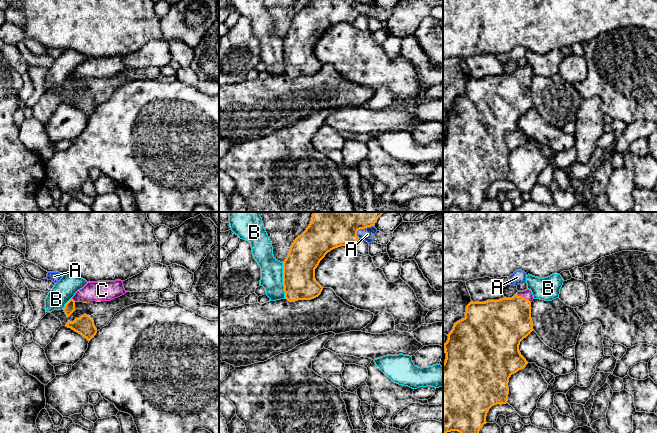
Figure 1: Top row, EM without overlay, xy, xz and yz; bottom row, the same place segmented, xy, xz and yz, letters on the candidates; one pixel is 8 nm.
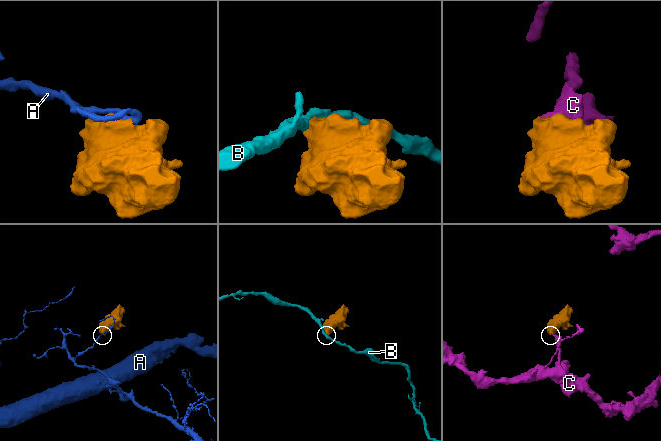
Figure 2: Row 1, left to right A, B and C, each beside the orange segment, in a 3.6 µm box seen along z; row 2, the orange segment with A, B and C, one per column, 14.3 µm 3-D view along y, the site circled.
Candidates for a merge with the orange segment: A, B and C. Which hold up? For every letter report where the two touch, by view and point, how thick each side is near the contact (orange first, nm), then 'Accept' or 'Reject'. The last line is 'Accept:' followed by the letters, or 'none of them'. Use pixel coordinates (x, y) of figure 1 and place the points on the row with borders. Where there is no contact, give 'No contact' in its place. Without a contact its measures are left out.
A: Touches orange at xz (361, 228). Thickness 420 nm (orange) against 110 nm. Reject
B: Touches orange at xz (283, 280). Thickness 260 nm (orange) against 180 nm. Reject
C: Touches orange at yz (523, 297). Thickness 380 nm (orange) against 70 nm. Accept
Accept: C

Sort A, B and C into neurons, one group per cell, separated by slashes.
A / B / C

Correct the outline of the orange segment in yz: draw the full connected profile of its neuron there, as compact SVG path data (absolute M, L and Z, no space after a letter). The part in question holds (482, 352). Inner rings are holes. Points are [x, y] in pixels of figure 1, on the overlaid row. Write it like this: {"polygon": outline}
{"polygon": "M531 290L518 291L512 298L502 298L499 300L487 300L485 302L471 301L466 306L465 317L454 323L453 329L447 335L448 340L443 344L446 359L443 363L443 433L458 431L460 433L479 433L480 429L486 424L486 416L489 409L497 404L506 404L508 401L509 387L508 382L512 374L524 369L528 362L519 351L520 342L533 331L533 322L531 318L531 302L533 301Z"}

